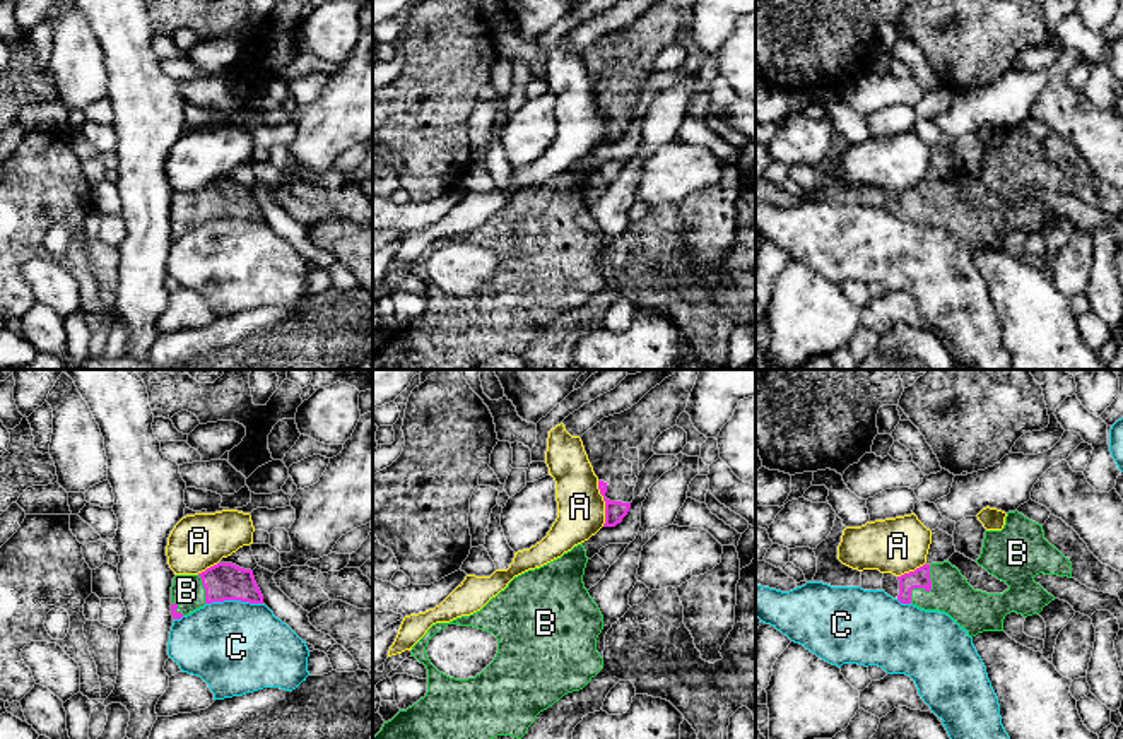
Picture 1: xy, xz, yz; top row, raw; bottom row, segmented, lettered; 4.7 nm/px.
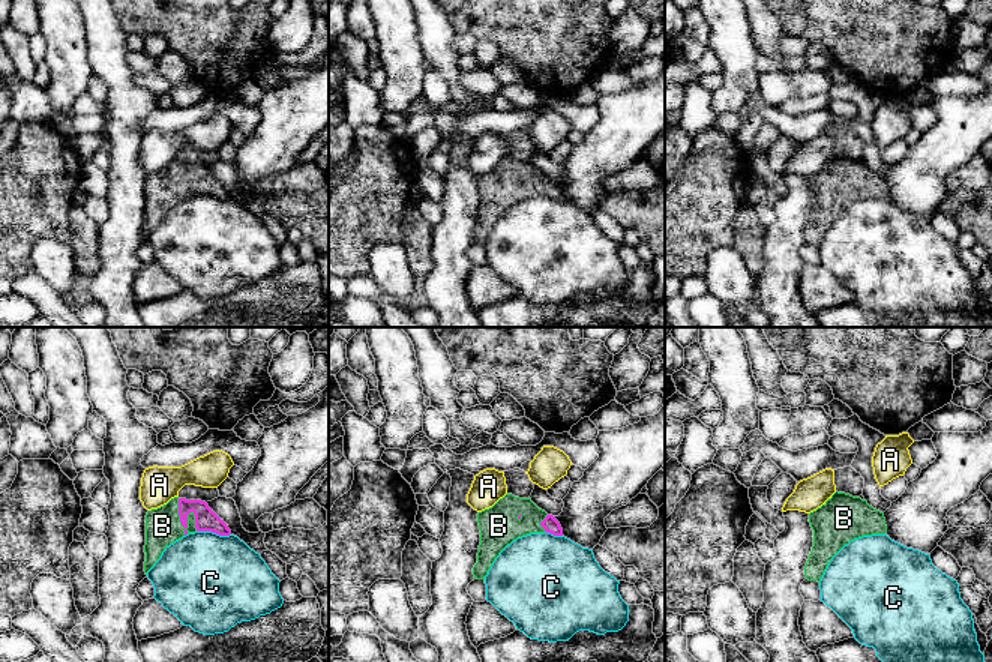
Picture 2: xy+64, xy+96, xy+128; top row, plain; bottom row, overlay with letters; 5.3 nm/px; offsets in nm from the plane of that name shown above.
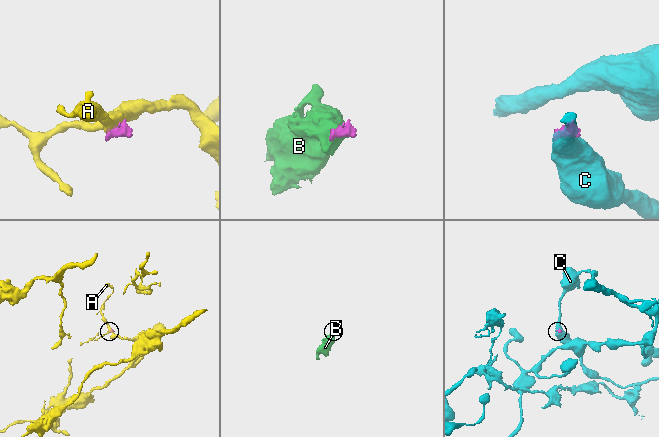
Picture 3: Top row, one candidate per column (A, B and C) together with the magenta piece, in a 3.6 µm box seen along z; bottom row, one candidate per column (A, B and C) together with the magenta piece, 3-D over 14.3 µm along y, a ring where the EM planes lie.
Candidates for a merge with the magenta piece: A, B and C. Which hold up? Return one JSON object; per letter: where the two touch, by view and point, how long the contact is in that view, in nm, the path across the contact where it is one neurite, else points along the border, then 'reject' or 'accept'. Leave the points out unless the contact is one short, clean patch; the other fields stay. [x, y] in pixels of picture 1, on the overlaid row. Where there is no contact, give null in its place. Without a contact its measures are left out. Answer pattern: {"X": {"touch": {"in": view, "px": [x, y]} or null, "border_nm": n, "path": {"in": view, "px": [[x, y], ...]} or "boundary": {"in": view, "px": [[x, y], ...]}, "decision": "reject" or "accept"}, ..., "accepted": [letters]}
{"A": {"touch": {"in": "xz", "px": [605, 503]}, "border_nm": 220, "boundary": {"in": "xz", "px": [[597, 481], [604, 502], [604, 526]]}, "decision": "reject"}, "B": {"touch": {"in": "yz", "px": [927, 591]}, "border_nm": 200, "path": {"in": "yz", "px": [[920, 579], [927, 591], [947, 591], [975, 611]]}, "decision": "accept"}, "C": {"touch": {"in": "xy", "px": [233, 599]}, "border_nm": 280, "boundary": {"in": "xy", "px": [[262, 603], [212, 601], [205, 604]]}, "decision": "reject"}, "accepted": ["B"]}

